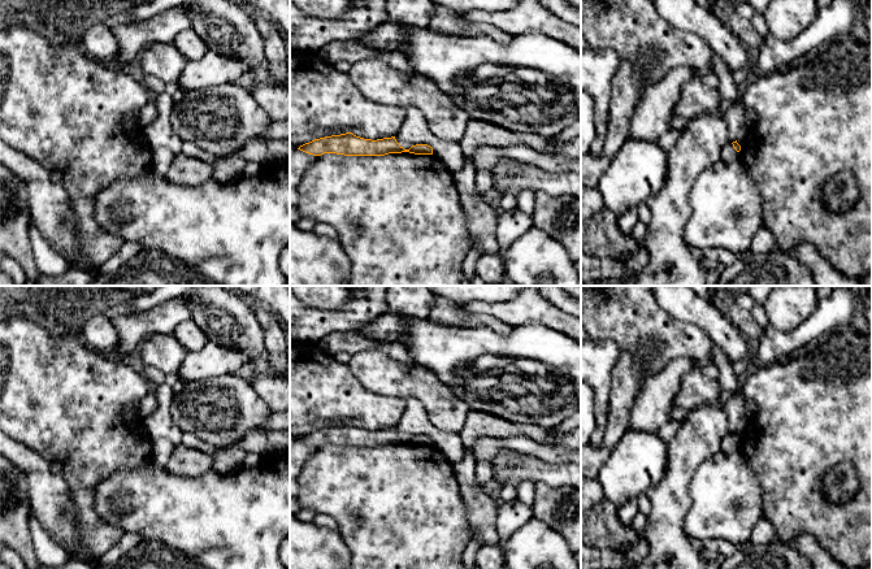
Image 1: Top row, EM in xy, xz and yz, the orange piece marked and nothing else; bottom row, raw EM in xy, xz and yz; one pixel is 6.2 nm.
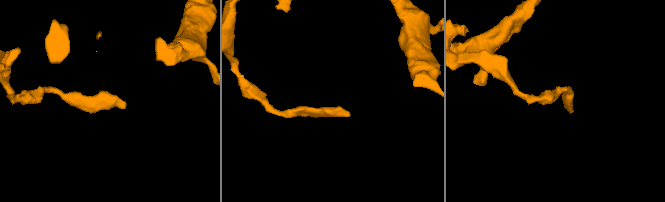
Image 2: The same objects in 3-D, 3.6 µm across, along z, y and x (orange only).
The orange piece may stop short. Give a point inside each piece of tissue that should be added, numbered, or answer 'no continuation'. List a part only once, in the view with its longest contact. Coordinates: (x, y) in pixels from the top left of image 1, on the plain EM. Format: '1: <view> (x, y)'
no continuation

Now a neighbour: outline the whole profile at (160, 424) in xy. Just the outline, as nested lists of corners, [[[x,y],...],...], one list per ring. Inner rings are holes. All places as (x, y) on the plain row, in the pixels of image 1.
[[[168,385],[153,386],[152,394],[157,399],[157,408],[151,416],[143,420],[143,426],[152,440],[164,438],[173,446],[178,446],[182,443],[182,431],[177,427],[170,416],[170,405],[174,392],[175,387]]]

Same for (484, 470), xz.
[[[478,461],[476,462],[476,481],[480,487],[493,481],[493,466],[490,461]]]

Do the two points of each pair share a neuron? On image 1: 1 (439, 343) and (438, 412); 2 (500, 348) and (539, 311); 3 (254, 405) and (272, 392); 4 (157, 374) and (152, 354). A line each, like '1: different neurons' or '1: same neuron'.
1: different neurons
2: different neurons
3: different neurons
4: different neurons

